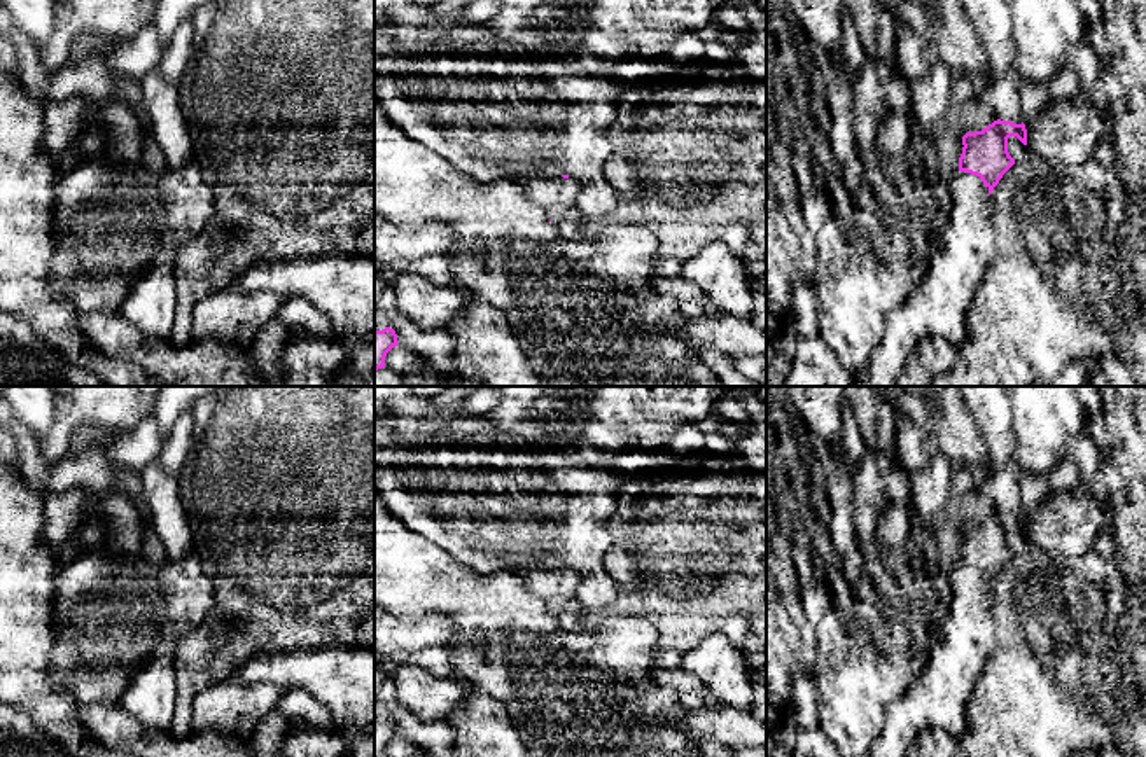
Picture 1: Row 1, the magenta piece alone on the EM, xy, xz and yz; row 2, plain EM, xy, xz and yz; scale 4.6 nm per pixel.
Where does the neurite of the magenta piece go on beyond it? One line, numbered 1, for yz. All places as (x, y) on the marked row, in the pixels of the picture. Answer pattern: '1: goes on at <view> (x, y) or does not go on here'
1: goes on at yz (938, 305)

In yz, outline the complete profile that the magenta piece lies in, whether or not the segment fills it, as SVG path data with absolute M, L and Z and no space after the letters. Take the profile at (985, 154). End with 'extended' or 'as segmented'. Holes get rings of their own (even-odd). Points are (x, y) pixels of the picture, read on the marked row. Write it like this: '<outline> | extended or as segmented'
M997 119L982 131L969 131L962 136L964 147L959 157L959 171L947 178L947 189L952 199L947 227L931 250L926 276L889 316L884 339L864 365L864 381L861 386L896 386L908 357L926 337L943 334L957 348L964 344L968 337L968 311L975 301L975 290L994 255L996 240L989 208L990 194L1003 175L1015 164L1015 159L1008 152L1010 136L1017 136L1027 145L1025 124Z | extended

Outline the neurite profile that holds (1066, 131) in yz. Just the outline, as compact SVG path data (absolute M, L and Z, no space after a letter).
M1081 93L1074 98L1050 100L1024 124L1031 152L1057 166L1078 166L1092 159L1106 129L1104 117Z

